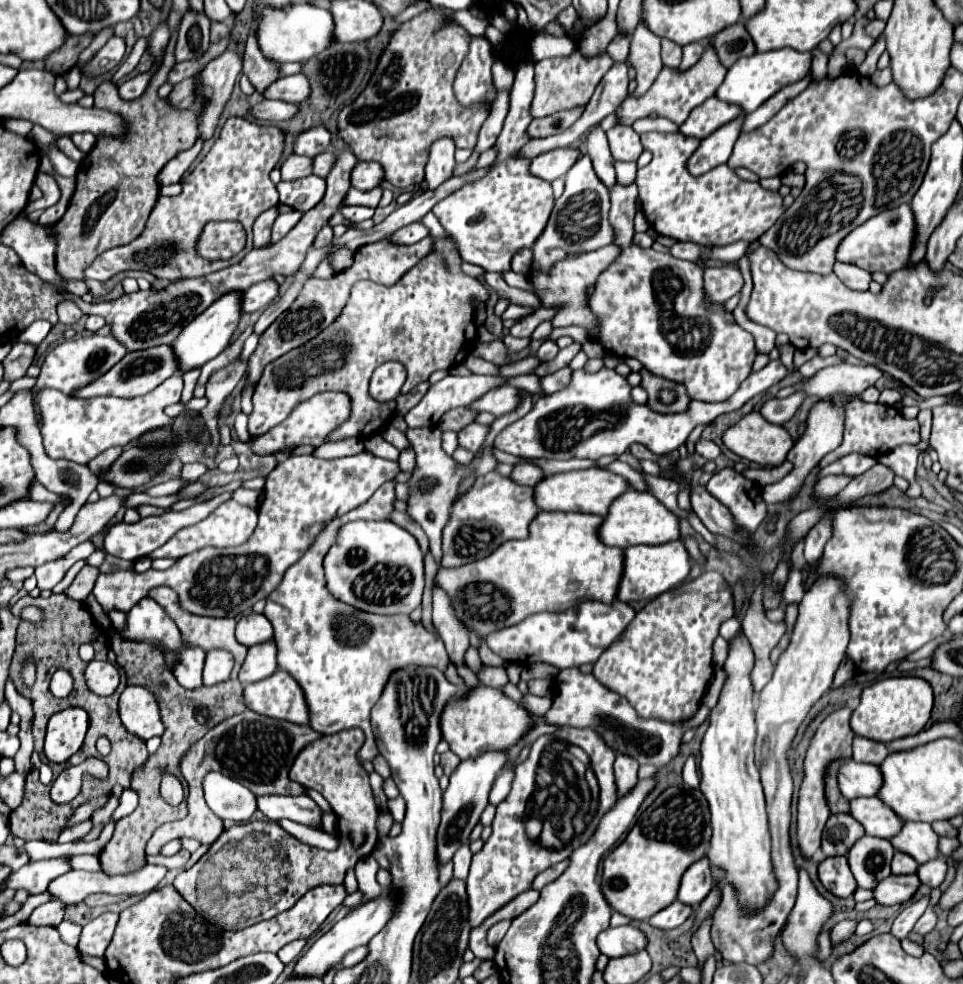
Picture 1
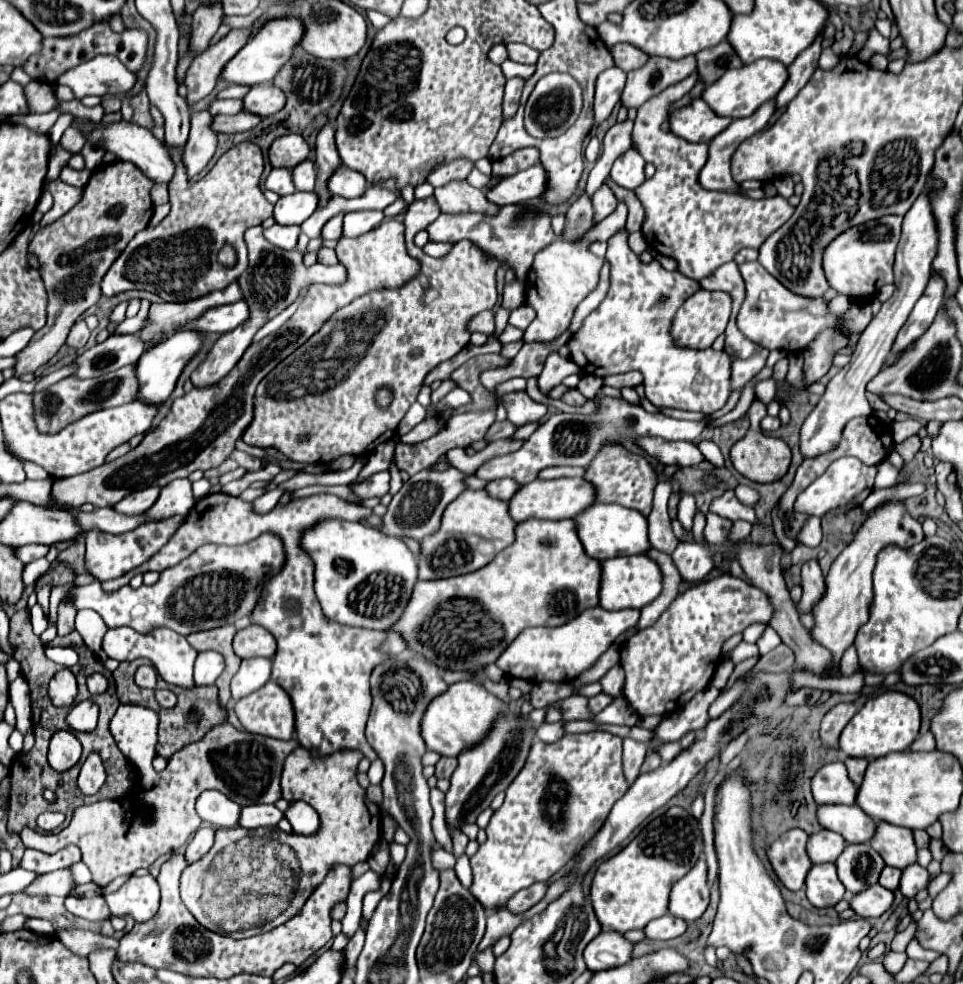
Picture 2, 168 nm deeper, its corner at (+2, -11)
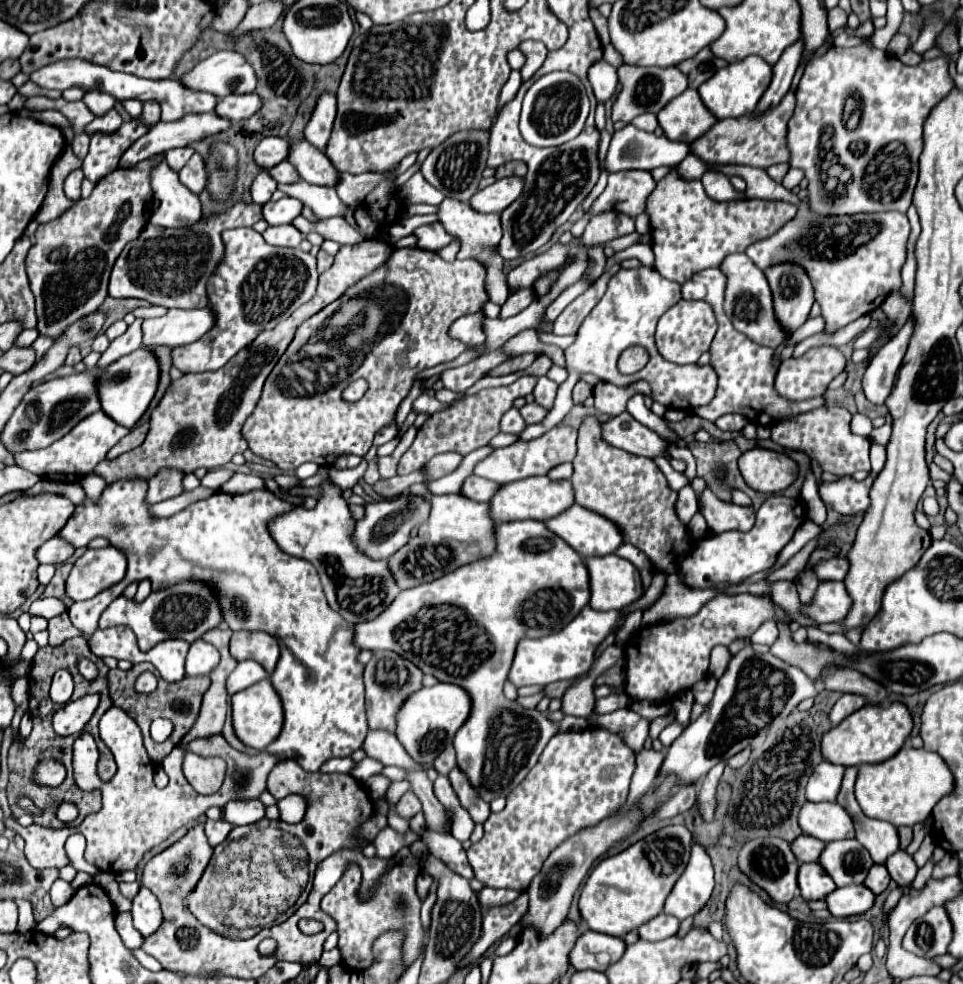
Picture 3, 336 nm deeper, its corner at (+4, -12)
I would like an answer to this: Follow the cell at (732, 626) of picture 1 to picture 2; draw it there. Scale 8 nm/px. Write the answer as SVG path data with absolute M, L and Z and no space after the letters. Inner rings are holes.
M741 641L741 643L735 647L735 651L731 653L731 661L737 665L737 663L741 663L743 659L753 657L753 655L757 655L757 653L759 653L759 651L757 651L757 645L751 645L751 643Z

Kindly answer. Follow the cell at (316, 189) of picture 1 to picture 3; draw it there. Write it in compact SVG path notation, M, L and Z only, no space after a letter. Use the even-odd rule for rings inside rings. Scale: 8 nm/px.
M285 196L279 202L267 202L267 204L263 204L263 218L271 226L291 224L297 216L301 216L301 210L303 210L303 202L301 200Z

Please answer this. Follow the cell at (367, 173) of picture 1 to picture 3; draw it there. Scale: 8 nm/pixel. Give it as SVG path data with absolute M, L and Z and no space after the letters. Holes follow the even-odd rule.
M307 140L291 144L291 154L287 156L287 160L297 168L301 178L307 180L309 184L337 188L339 184L337 168L331 164L325 152L317 150Z

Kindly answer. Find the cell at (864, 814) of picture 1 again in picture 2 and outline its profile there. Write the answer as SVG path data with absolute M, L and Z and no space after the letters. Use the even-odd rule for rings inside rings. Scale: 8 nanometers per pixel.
M819 805L817 821L823 829L839 833L847 843L867 843L875 833L875 823L857 805Z

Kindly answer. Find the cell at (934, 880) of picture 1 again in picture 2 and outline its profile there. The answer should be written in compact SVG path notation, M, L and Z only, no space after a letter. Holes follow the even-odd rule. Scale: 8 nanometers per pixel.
M919 863L915 865L907 865L903 875L901 875L901 881L899 881L899 891L909 899L909 897L915 897L919 889L923 889L927 885L927 879L929 879L929 873L925 867L921 867Z

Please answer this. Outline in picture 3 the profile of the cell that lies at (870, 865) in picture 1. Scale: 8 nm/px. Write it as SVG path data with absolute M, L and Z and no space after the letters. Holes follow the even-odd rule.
M851 838L829 842L819 858L819 864L823 864L825 872L831 874L837 886L851 886L863 884L873 866L873 860L865 846Z

